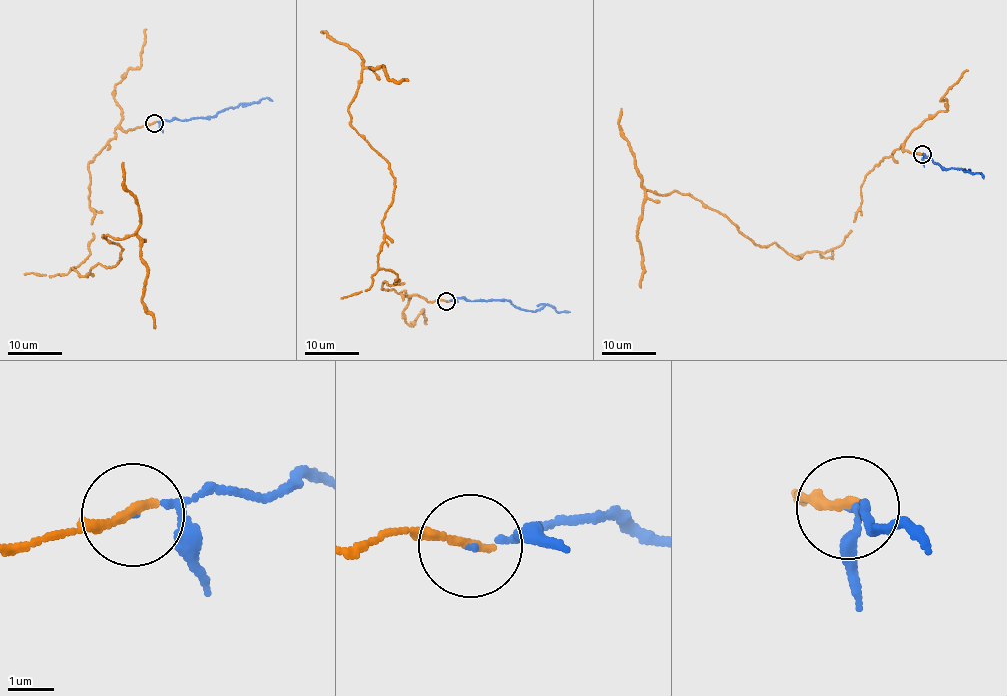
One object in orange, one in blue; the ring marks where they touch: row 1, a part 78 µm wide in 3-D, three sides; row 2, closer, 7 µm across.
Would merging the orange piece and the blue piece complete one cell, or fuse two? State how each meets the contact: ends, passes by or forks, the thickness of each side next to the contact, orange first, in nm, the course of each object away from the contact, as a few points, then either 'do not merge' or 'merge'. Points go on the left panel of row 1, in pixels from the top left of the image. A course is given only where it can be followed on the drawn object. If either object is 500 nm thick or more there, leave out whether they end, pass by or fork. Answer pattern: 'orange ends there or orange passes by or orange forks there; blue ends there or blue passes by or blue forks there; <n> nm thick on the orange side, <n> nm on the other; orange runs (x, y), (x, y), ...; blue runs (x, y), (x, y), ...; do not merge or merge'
orange ends there; blue passes by; 220 nm thick on the orange side, 70 nm on the other; orange runs (154, 123), (117, 128), (88, 165), (72, 268), (111, 267), (103, 235), (134, 234), (154, 328); blue runs (154, 123), (214, 117), (218, 112), (262, 99), (272, 100); merge

